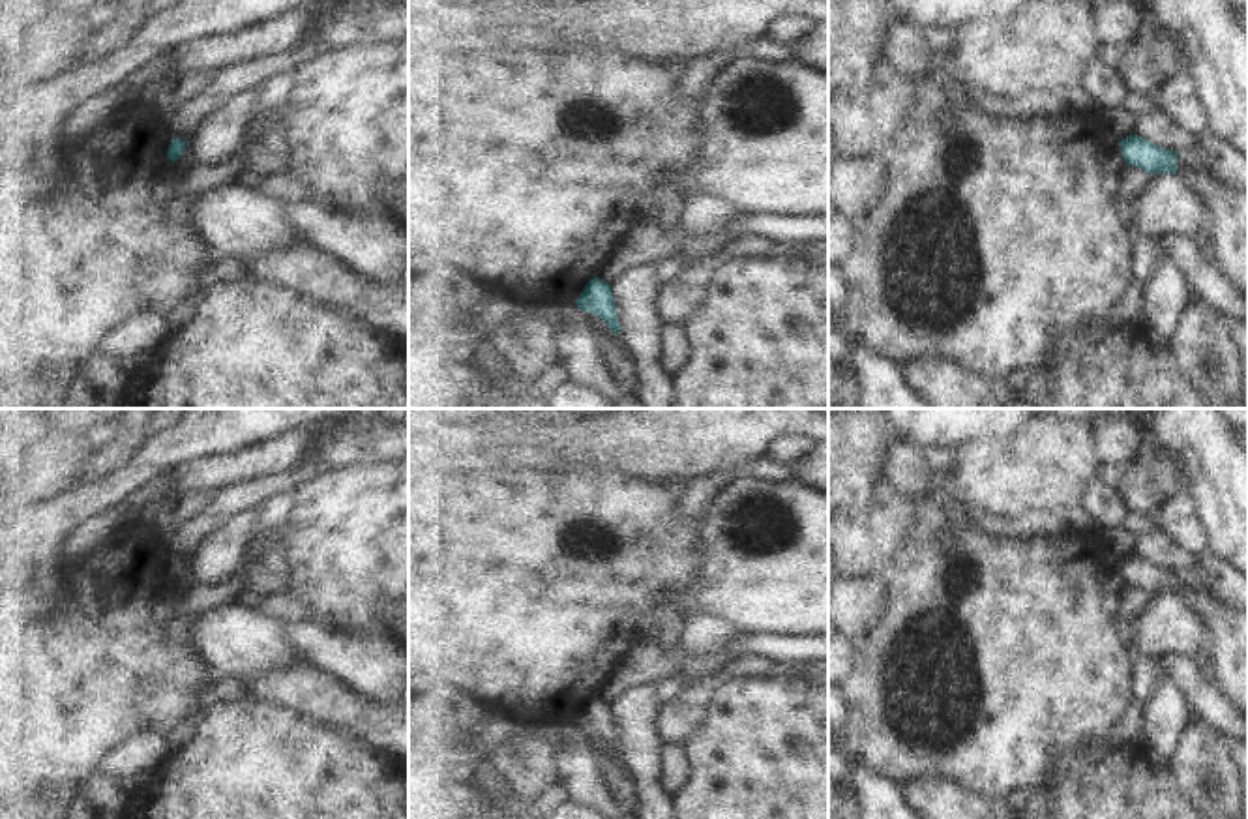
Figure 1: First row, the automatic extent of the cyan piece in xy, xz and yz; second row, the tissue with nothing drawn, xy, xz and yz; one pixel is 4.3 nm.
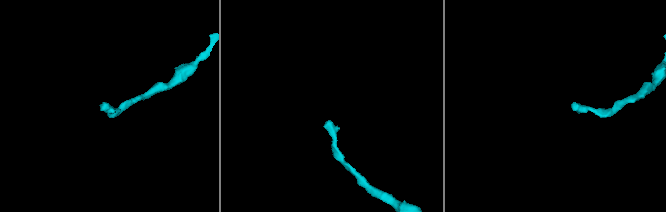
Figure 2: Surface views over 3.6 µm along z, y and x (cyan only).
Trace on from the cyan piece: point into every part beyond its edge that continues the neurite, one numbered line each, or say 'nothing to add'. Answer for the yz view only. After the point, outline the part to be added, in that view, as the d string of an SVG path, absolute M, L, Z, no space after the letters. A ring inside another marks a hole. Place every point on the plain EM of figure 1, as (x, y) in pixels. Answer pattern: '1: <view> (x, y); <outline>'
nothing to add

